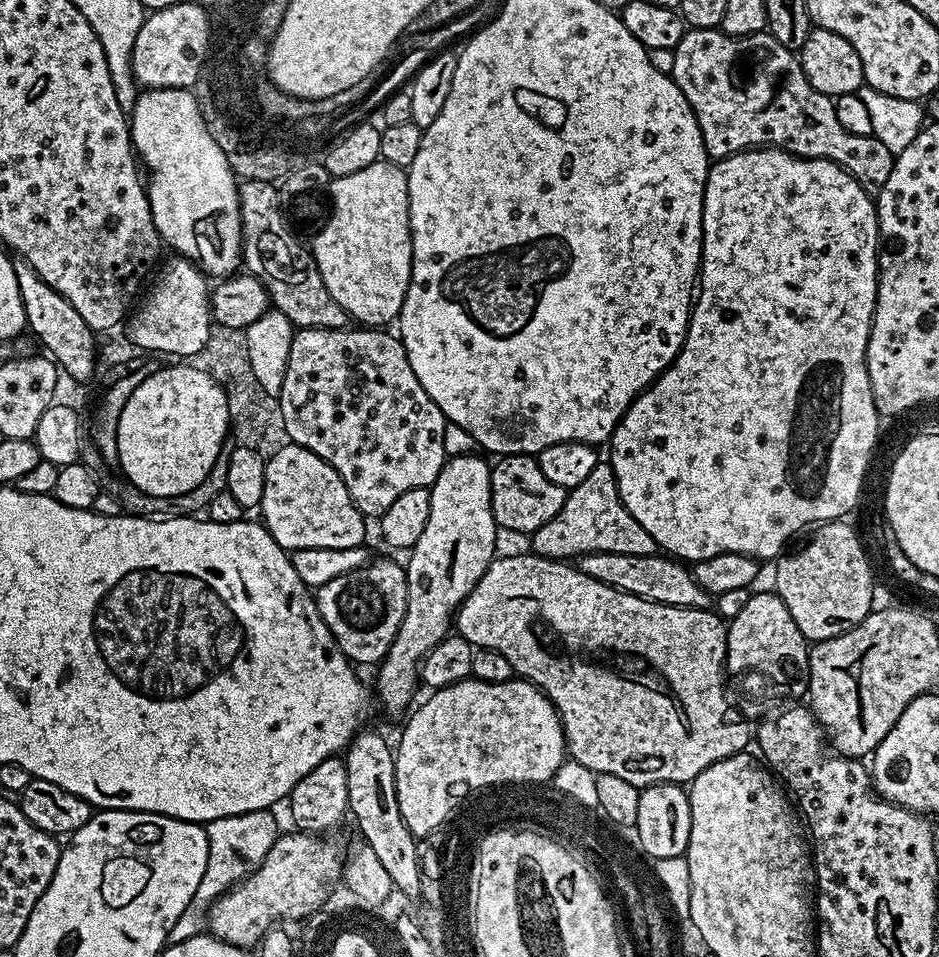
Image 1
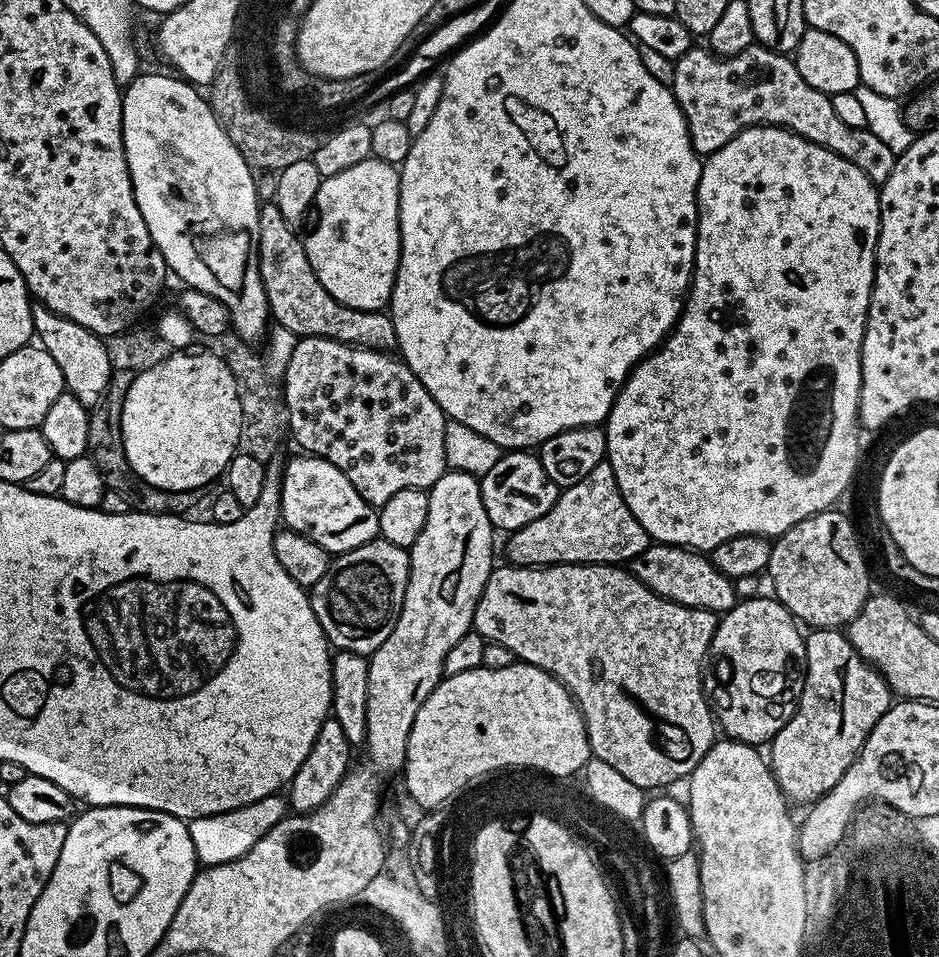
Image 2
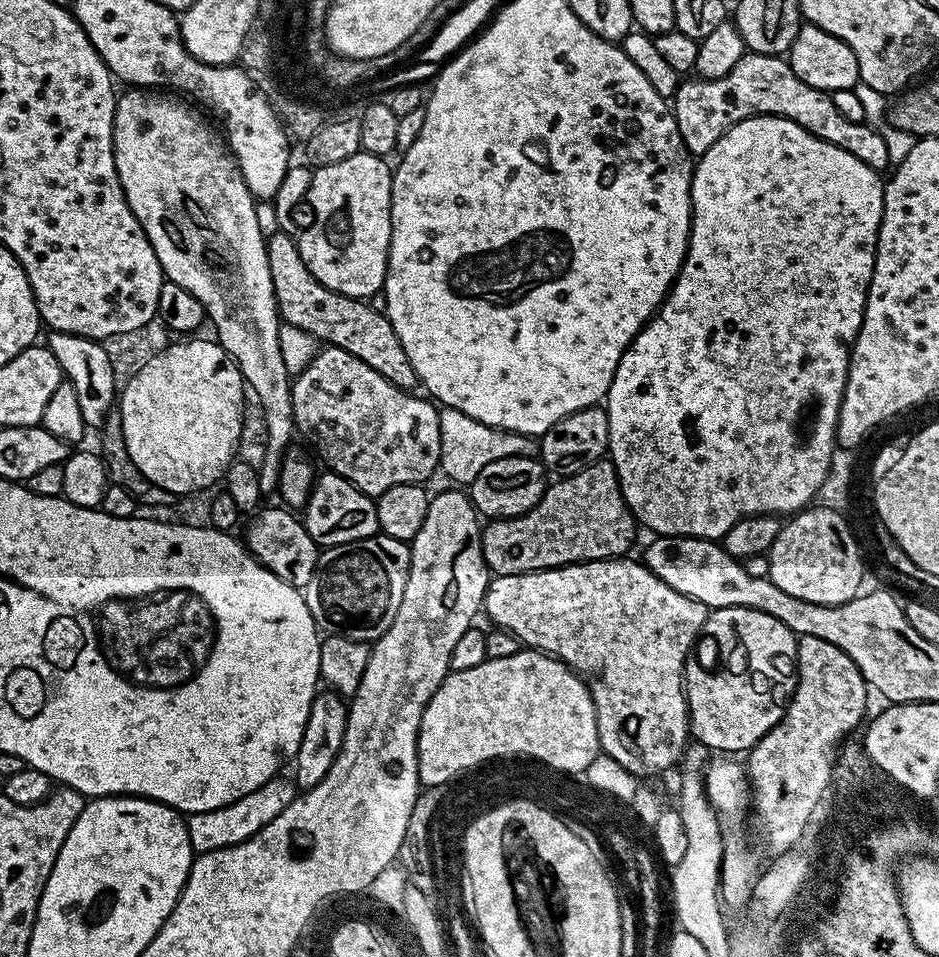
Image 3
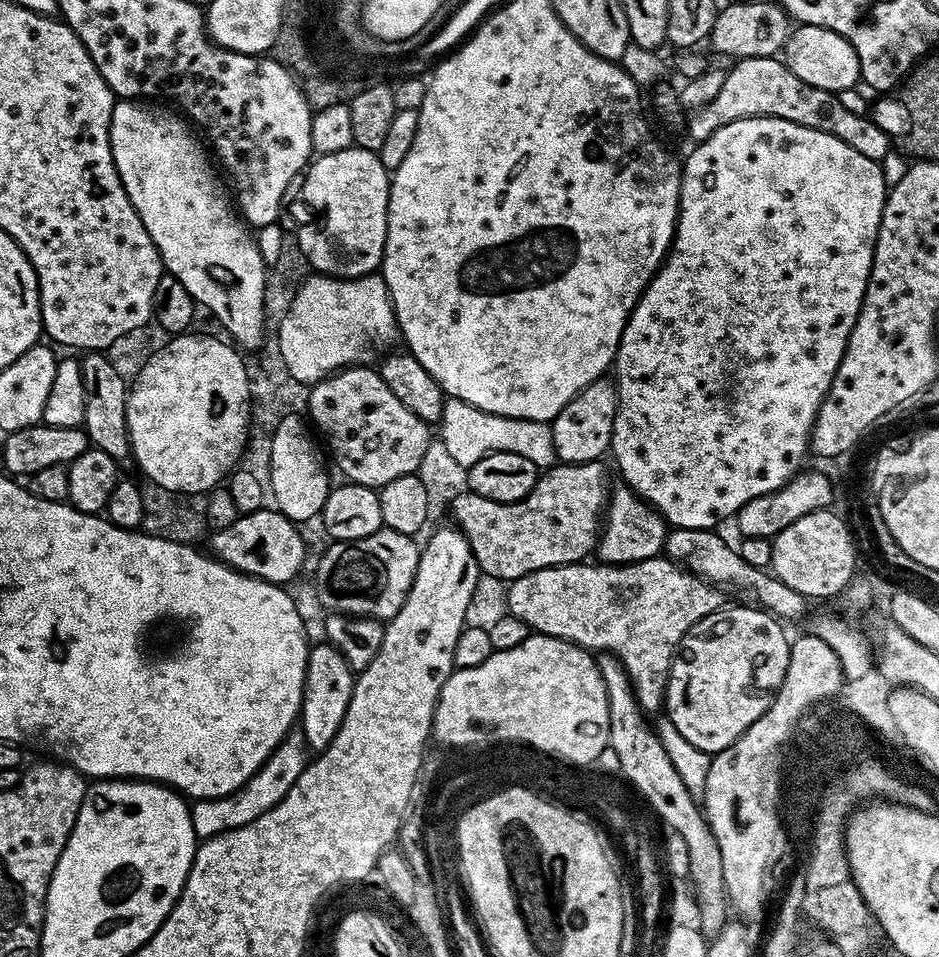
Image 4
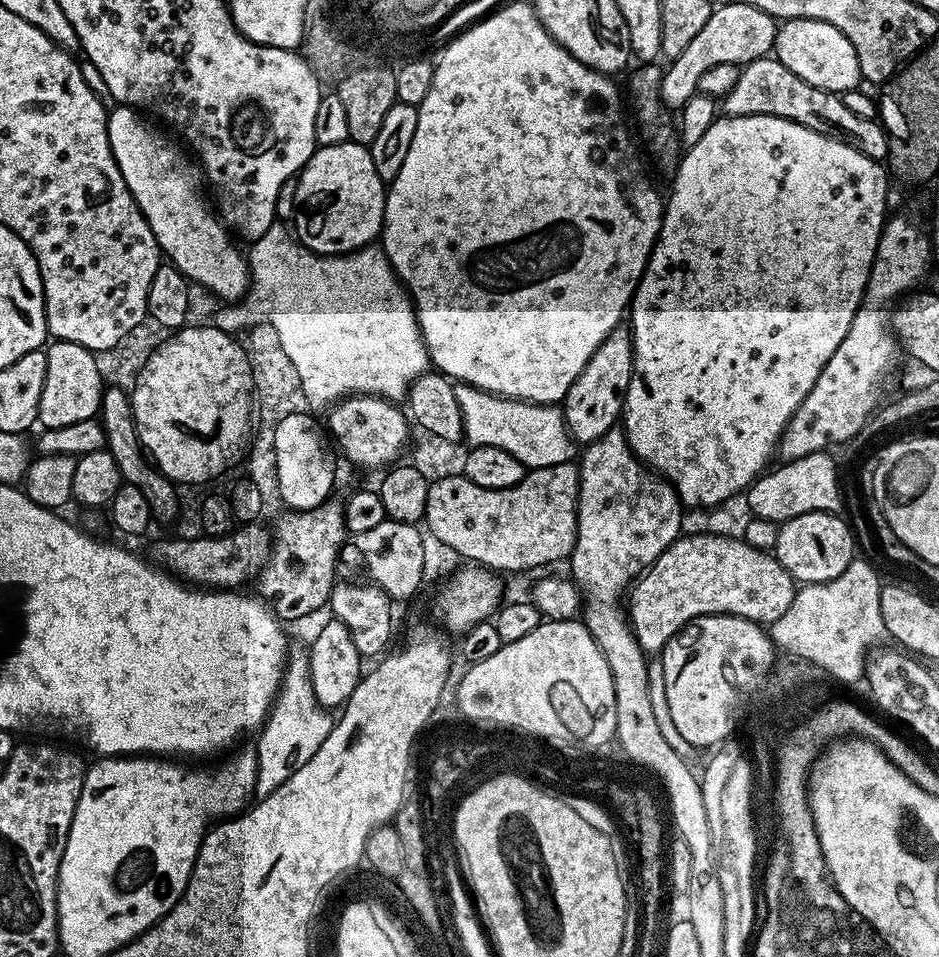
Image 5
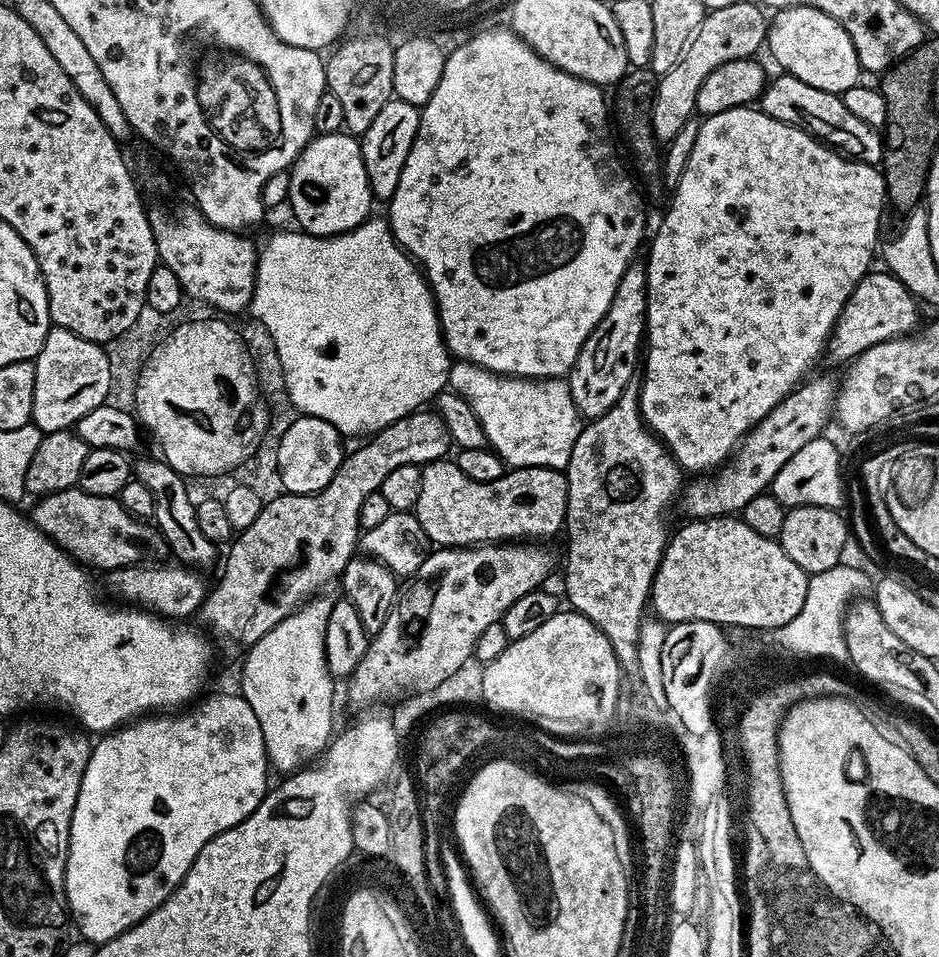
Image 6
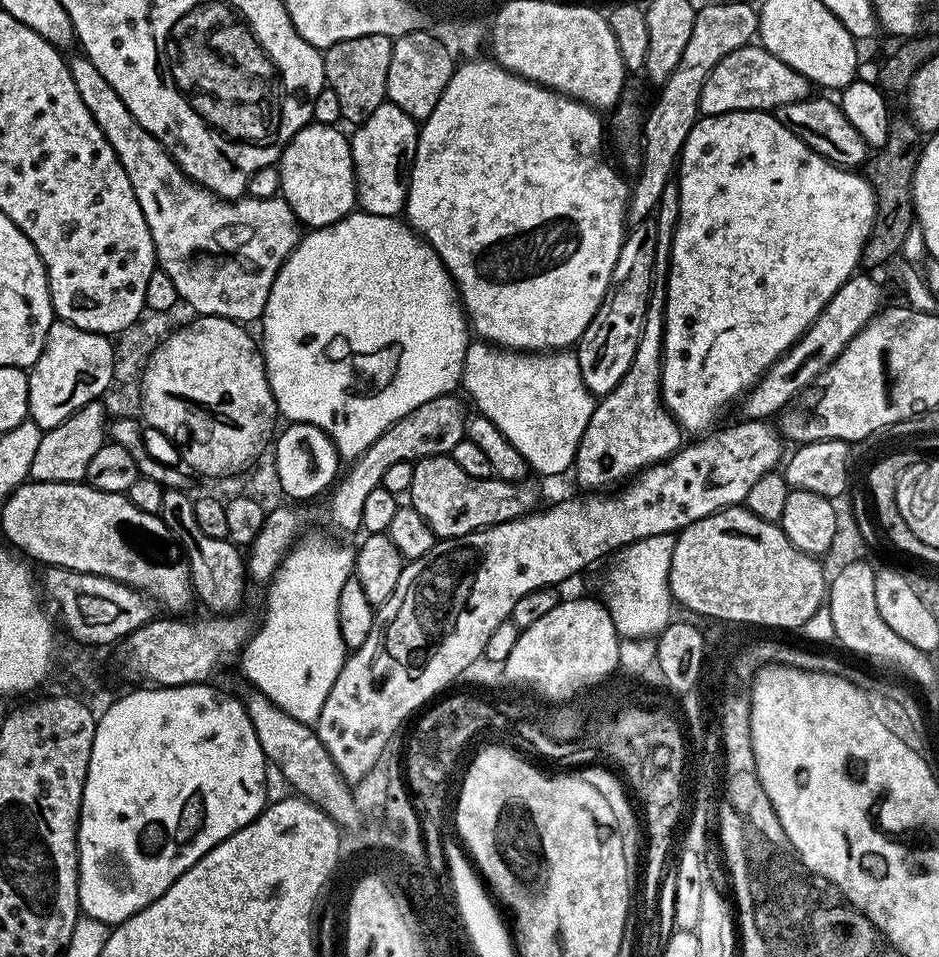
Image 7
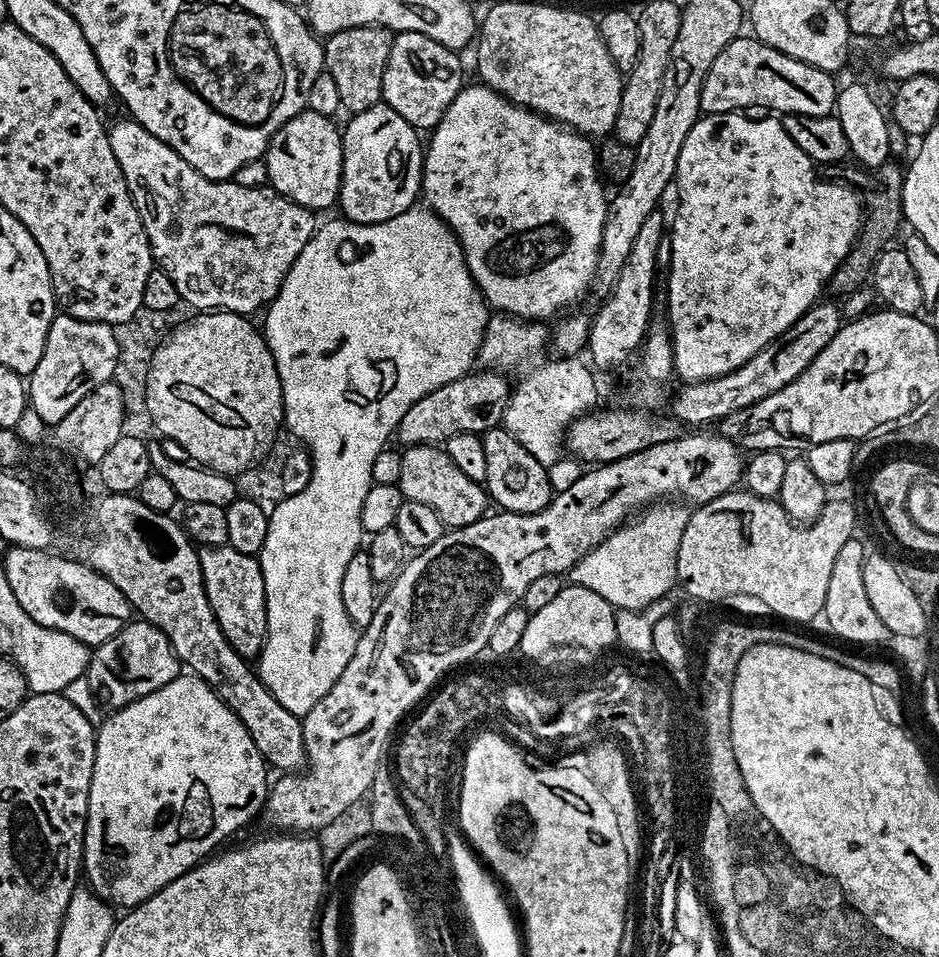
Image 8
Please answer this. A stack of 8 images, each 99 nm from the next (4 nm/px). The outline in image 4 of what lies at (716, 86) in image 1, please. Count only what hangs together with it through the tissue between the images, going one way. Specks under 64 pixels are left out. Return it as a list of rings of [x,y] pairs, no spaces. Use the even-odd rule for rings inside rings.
[[[746,56],[733,64],[736,65],[727,69],[726,82],[722,82],[722,90],[718,90],[713,101],[706,102],[706,106],[695,109],[687,117],[686,133],[688,132],[692,142],[710,138],[714,130],[730,122],[755,116],[773,116],[789,120],[798,126],[806,126],[810,130],[834,134],[834,138],[846,142],[846,146],[854,146],[858,154],[877,162],[884,160],[888,152],[893,151],[893,141],[876,125],[871,115],[863,116],[846,110],[837,93],[810,86],[810,82],[802,82],[798,74],[794,74],[784,65],[783,59],[776,56]]]

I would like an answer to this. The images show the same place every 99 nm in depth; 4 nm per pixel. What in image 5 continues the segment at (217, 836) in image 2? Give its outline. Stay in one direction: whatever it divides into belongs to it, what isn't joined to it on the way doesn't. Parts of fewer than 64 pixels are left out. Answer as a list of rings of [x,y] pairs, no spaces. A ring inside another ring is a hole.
[[[293,651],[284,665],[284,680],[280,683],[280,693],[272,703],[263,728],[258,733],[260,741],[254,744],[256,754],[256,791],[257,797],[269,796],[290,778],[318,751],[318,746],[326,742],[334,720],[329,709],[320,707],[318,698],[314,698],[314,686],[310,682],[307,651]]]

